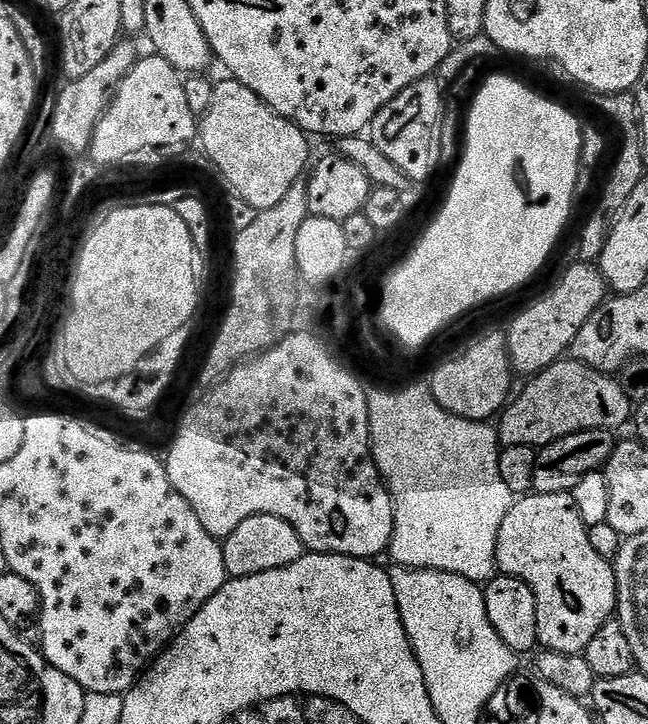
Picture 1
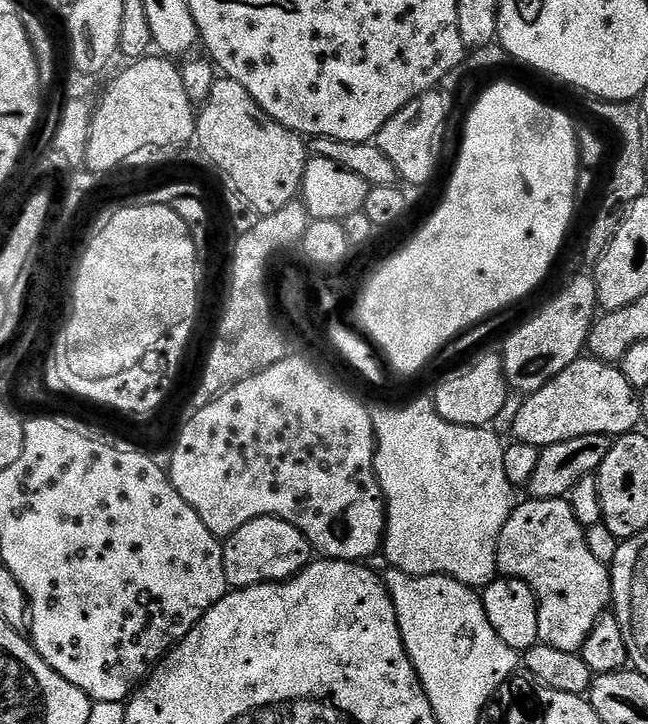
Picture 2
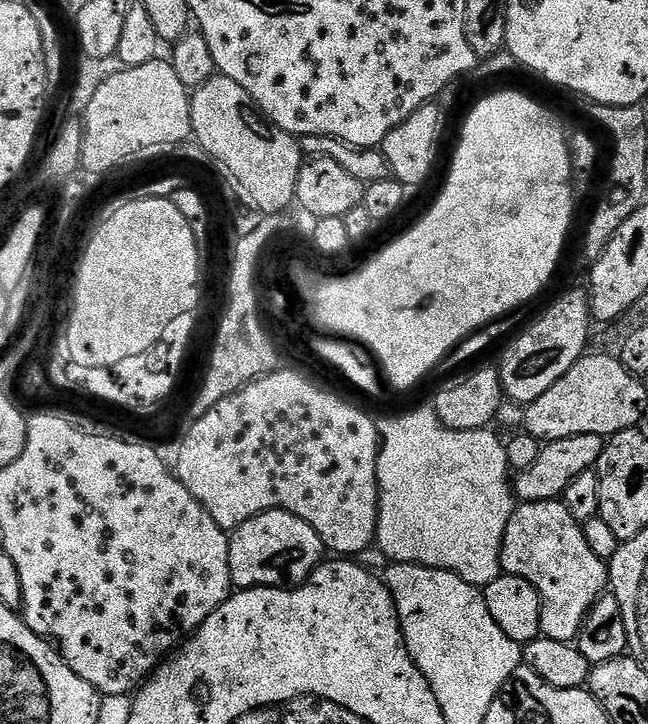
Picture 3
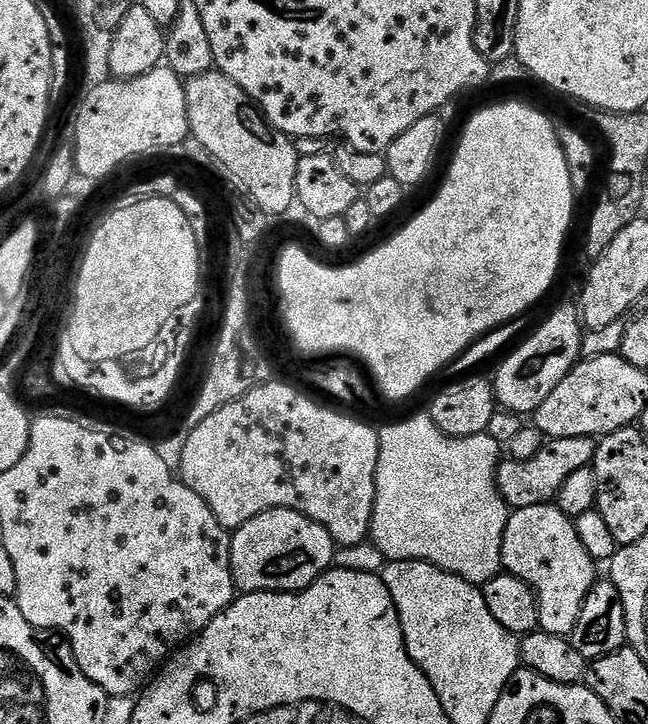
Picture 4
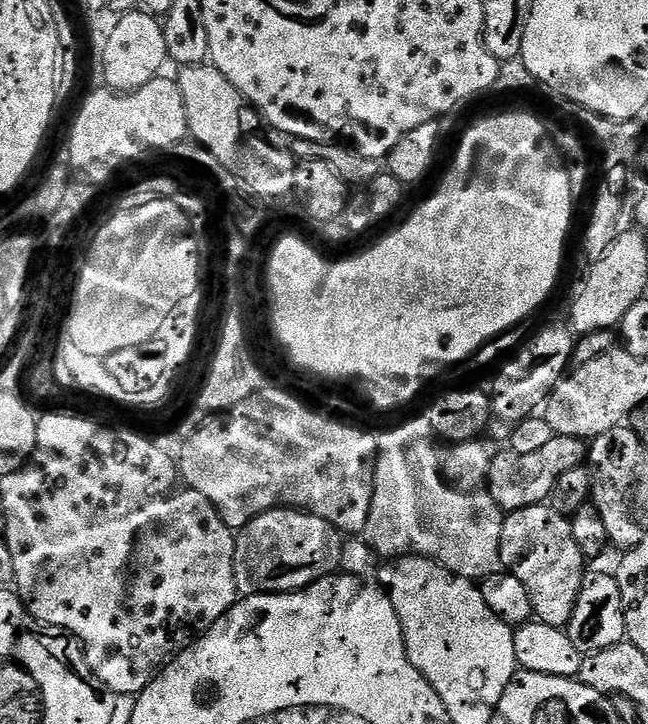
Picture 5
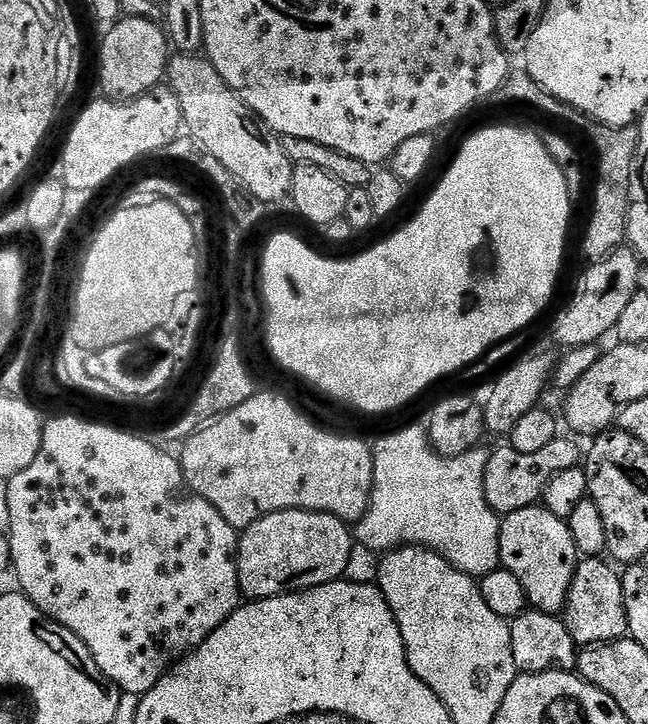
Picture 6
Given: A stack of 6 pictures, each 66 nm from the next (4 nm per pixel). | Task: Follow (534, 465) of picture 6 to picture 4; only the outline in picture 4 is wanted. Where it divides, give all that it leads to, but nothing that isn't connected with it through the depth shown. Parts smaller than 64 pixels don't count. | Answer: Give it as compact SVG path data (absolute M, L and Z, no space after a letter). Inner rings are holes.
M591 436L558 438L548 440L542 450L538 450L538 454L529 460L505 459L496 468L496 485L509 509L553 503L558 490L562 490L562 482L566 482L566 478L577 470L589 467L595 460L596 445L597 441Z

